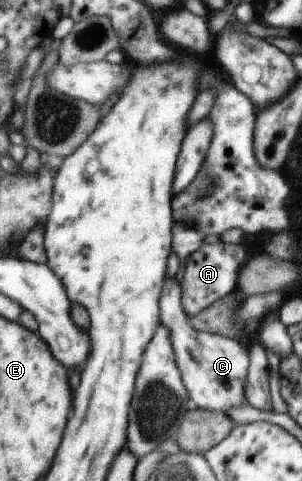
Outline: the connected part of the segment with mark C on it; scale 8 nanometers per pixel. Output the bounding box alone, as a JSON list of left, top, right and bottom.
[161,280,247,413]

